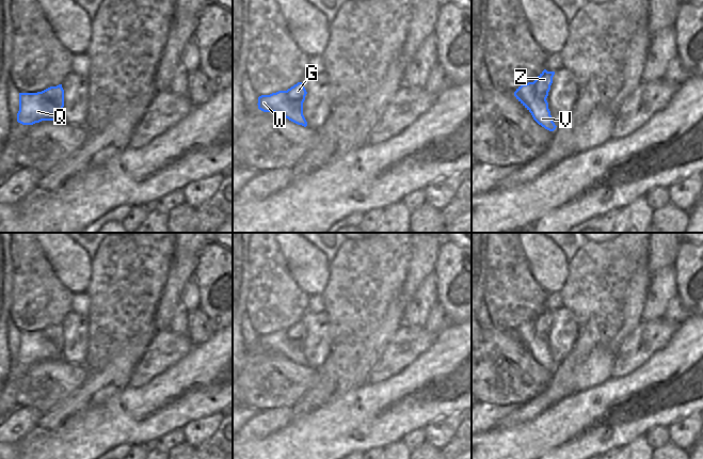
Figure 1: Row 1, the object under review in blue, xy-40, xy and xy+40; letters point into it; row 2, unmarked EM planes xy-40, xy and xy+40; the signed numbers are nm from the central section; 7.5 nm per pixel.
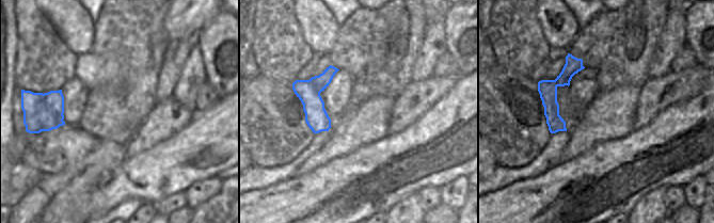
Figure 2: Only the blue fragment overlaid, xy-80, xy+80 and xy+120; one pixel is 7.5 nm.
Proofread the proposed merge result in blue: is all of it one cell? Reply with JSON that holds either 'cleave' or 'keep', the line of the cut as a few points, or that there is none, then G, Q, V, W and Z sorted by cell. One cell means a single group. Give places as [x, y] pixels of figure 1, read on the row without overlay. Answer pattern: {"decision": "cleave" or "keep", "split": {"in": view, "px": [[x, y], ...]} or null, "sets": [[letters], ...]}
{"decision": "keep", "split": null, "sets": [["G", "Q", "V", "W", "Z"]]}

